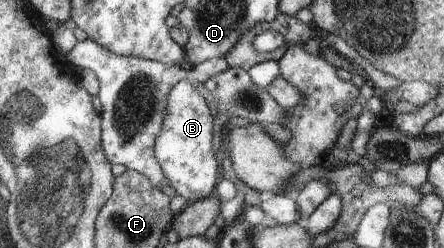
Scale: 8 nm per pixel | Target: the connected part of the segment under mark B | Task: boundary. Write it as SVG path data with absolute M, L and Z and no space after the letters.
M183 80L171 90L167 100L167 114L154 146L155 158L167 176L169 185L188 202L209 198L222 178L213 146L213 121L209 106L195 88L194 82Z

